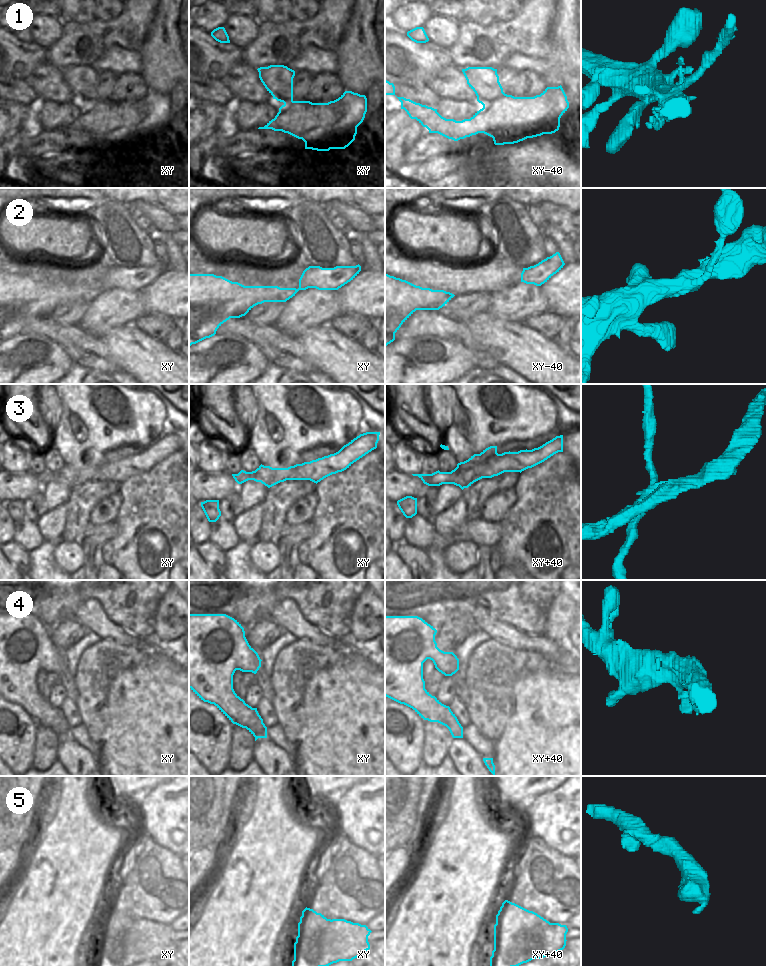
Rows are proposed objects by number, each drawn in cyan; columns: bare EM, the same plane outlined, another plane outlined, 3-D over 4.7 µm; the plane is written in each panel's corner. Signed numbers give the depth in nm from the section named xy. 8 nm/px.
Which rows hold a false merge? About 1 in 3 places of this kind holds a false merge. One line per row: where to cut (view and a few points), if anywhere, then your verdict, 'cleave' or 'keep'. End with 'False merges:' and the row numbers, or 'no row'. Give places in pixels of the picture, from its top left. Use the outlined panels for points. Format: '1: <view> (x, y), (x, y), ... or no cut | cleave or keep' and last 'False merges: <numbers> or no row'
1: xy-40 (483, 104), (493, 102), (504, 122), (547, 117), (557, 130) | cleave
2: no cut | keep
3: xy+40 (450, 472), (458, 475), (458, 484), (460, 486) | cleave
4: no cut | keep
5: no cut | keep
False merges: 1, 3

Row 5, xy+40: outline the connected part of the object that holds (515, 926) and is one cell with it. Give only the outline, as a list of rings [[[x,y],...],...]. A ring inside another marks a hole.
[[[505,900],[496,915],[490,966],[519,966],[533,959],[553,955],[565,948],[567,932],[566,925],[550,923],[537,913]]]

